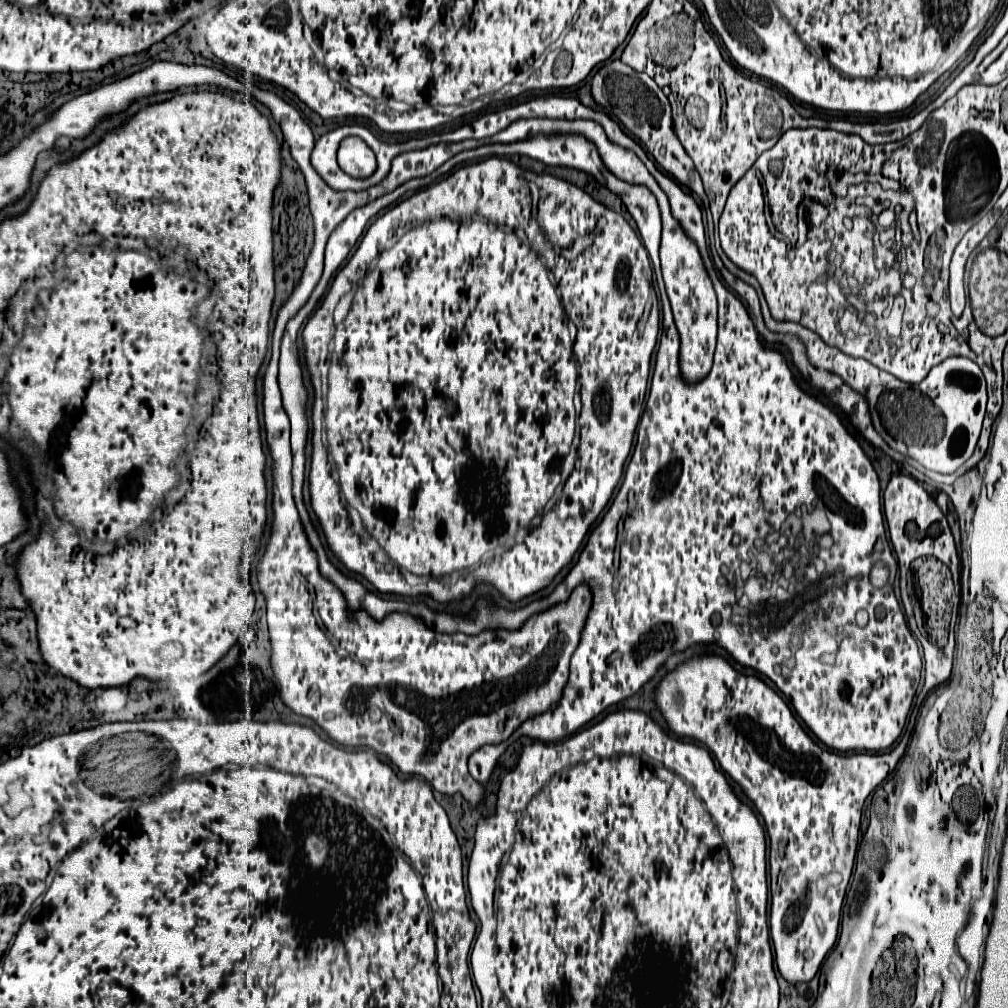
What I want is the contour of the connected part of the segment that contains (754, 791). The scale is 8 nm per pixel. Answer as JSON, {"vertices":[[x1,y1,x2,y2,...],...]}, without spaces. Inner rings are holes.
{"vertices":[[717,655,695,657,679,665,669,673,655,691,657,705,667,719,669,727,681,735,703,743,719,761,721,769,735,779,745,795,753,801,755,809,765,821,765,829,771,841,769,847,769,869,771,869,771,941,775,947,775,961,779,973,789,983,807,983,819,971,825,955,837,941,837,927,841,919,841,903,851,867,859,845,859,823,861,809,869,793,895,769,897,761,904,755,914,731,919,710,911,710,907,724,898,742,885,753,855,753,837,755,817,745,799,725,787,703,777,691,765,685,757,677,737,673,725,659],[795,867,793,875,787,871],[827,873,841,873,843,881,837,887,829,887,825,895,817,891,817,879]]}

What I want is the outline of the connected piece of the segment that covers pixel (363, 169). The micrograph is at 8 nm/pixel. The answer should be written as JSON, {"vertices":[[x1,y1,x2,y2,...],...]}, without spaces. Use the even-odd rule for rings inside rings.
{"vertices":[[345,137,341,141,337,163,351,177,367,177,375,171,375,155,359,137]]}

